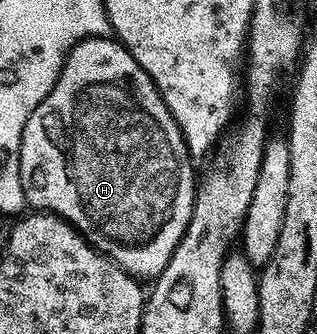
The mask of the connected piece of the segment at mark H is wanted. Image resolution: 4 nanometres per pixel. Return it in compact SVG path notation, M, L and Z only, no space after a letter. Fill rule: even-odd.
M112 37L84 39L72 47L54 89L50 89L50 93L36 106L34 113L30 113L20 142L20 176L25 204L31 210L56 214L61 219L67 220L88 243L103 255L108 256L115 266L120 266L133 278L142 281L145 281L144 279L150 281L160 276L189 227L189 221L195 211L198 190L198 177L196 179L191 162L193 163L192 156L188 151L188 146L184 144L184 135L174 121L166 101L160 96L160 90L156 88L154 81L146 73L146 69L142 69L142 65L134 61L134 57L125 49L124 44Z

